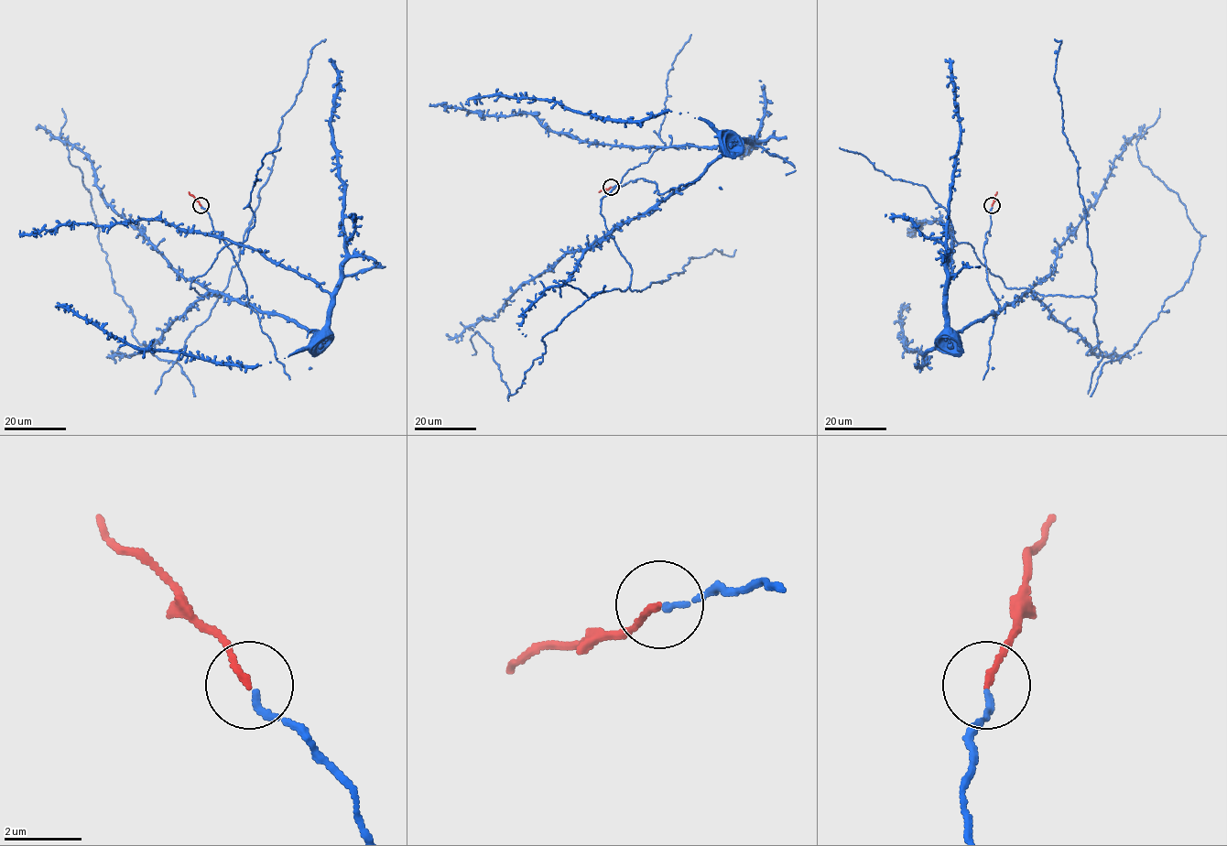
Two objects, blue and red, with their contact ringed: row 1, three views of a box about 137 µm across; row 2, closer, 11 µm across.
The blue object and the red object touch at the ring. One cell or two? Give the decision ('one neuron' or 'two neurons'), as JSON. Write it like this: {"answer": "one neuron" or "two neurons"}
{"answer": "one neuron"}

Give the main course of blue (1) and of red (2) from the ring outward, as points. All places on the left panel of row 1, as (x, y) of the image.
1: (201, 206), (263, 316), (207, 292), (221, 297), (178, 363), (159, 360), (114, 291), (62, 108)
2: (200, 205), (189, 192)

